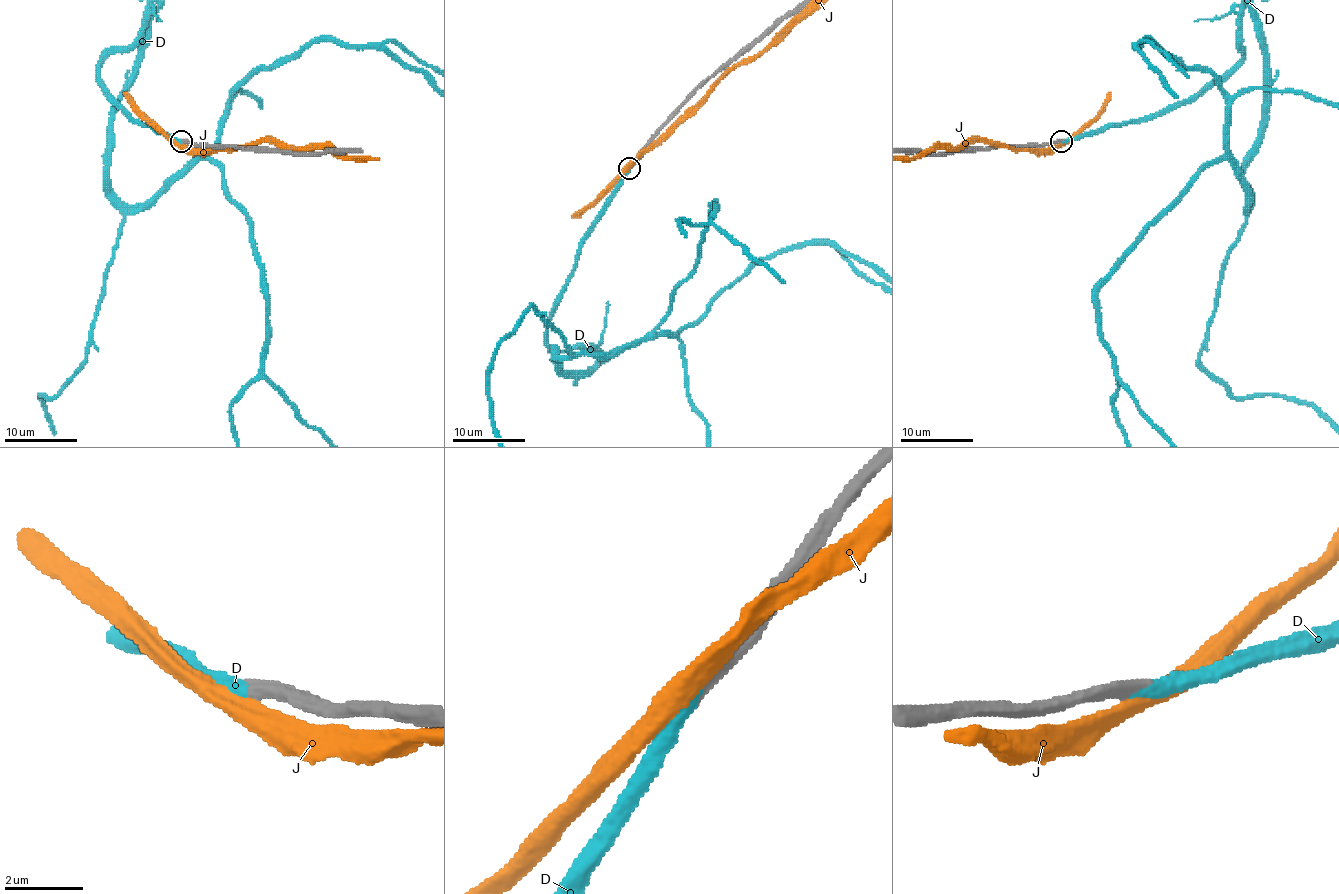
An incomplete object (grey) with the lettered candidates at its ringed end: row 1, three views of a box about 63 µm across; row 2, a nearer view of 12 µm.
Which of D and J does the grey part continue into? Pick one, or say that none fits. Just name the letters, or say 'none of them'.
D

